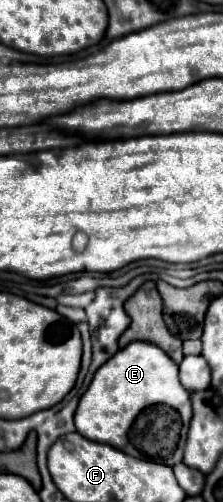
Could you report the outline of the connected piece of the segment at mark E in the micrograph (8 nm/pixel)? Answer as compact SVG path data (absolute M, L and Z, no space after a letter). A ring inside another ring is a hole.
M133 342L105 362L75 412L77 432L87 440L105 442L141 460L171 468L183 460L189 422L191 400L179 382L179 368L159 346L149 342Z

